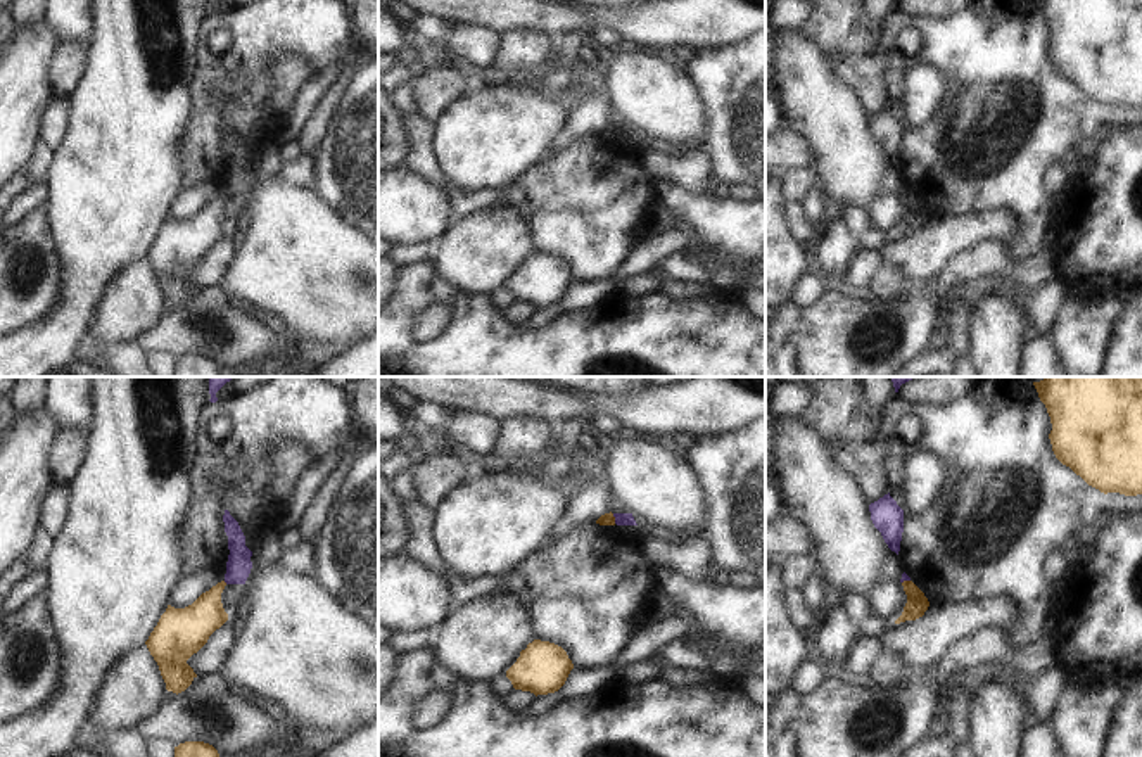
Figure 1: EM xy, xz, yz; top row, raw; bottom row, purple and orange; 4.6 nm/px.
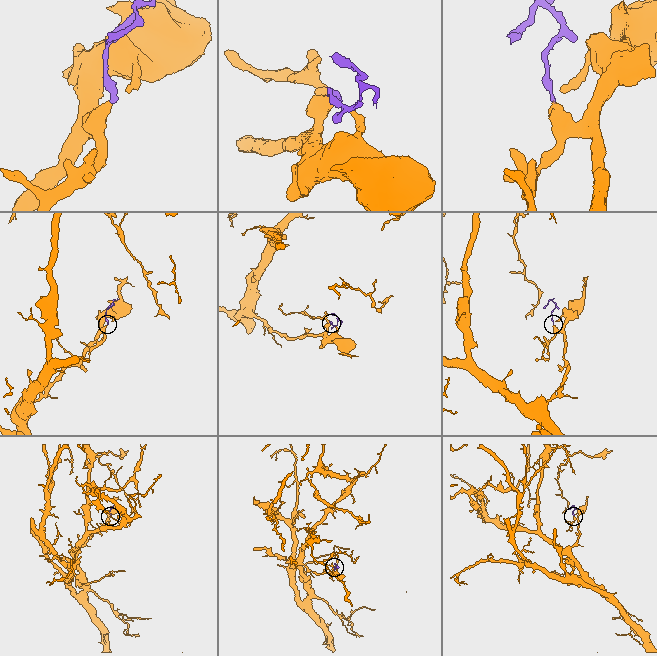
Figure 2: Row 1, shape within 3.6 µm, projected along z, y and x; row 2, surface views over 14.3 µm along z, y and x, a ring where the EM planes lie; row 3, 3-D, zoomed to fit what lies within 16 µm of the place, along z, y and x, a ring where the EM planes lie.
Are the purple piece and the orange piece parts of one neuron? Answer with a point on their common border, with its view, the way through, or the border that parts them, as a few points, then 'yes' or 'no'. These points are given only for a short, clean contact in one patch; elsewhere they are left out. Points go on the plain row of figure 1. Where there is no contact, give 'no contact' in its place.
xz (615, 132) | along xz (612, 127), (615, 135) | no

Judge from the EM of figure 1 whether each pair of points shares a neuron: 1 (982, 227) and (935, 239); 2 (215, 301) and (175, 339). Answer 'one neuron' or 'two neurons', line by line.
1: one neuron
2: one neuron

